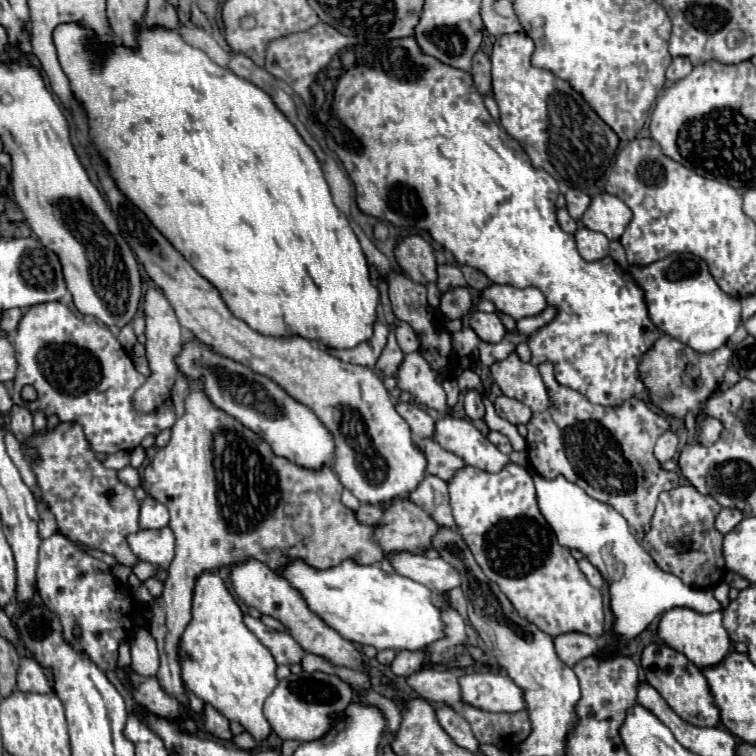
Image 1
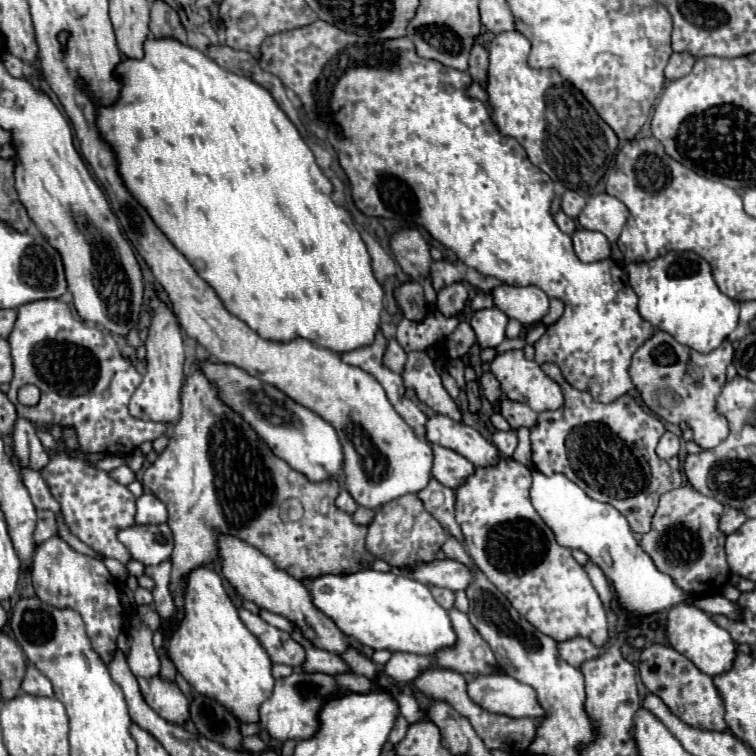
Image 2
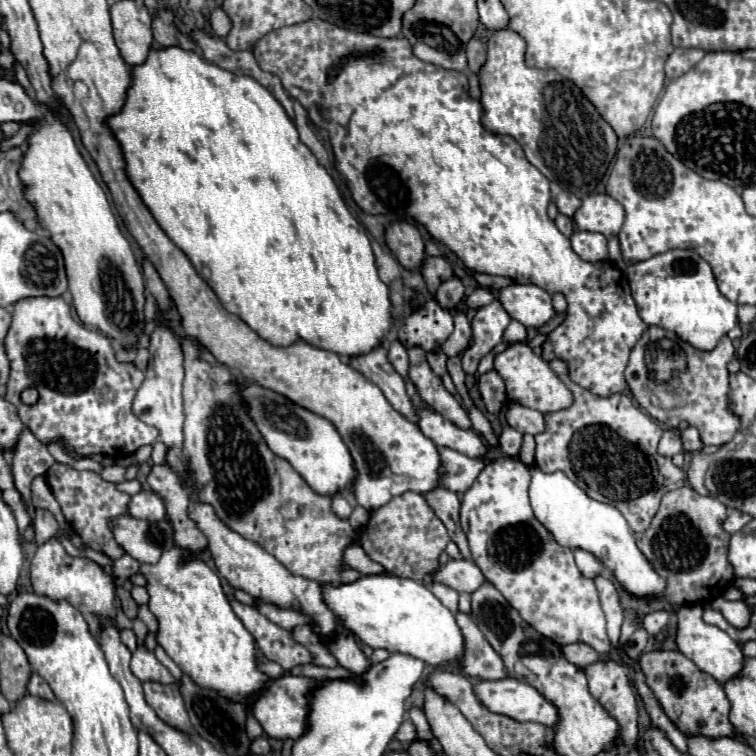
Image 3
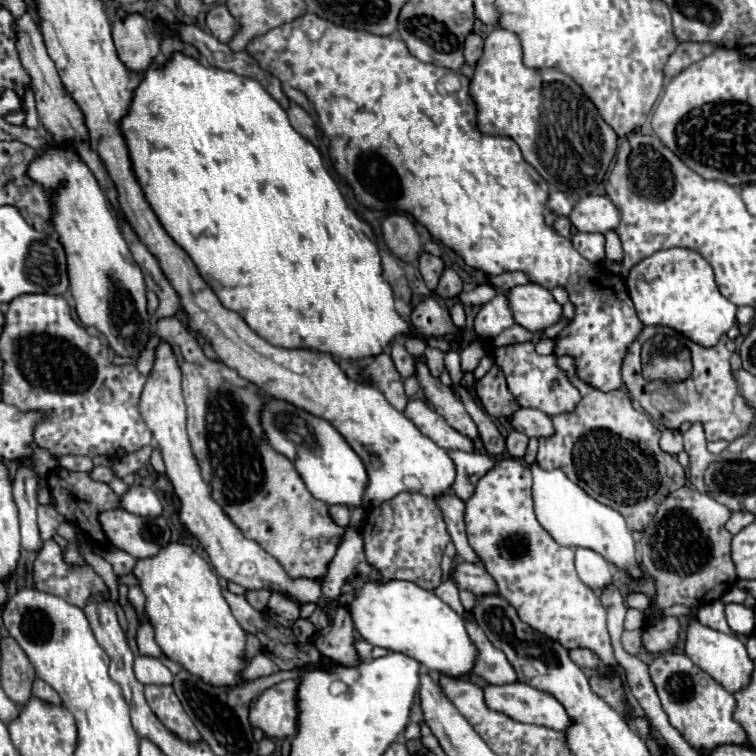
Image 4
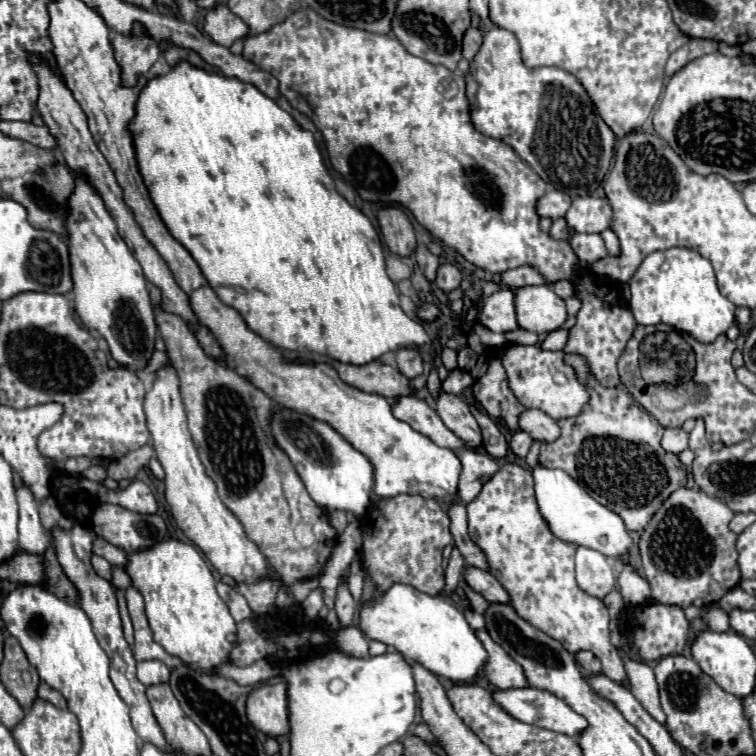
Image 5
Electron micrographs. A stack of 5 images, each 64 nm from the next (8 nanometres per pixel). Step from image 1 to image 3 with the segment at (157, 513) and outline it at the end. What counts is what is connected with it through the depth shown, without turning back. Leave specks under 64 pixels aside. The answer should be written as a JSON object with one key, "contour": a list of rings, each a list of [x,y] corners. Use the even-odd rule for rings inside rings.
{"contour":[[[142,490],[136,496],[132,496],[130,502],[130,516],[140,518],[140,520],[164,520],[166,518],[166,508],[158,494],[152,490]]]}

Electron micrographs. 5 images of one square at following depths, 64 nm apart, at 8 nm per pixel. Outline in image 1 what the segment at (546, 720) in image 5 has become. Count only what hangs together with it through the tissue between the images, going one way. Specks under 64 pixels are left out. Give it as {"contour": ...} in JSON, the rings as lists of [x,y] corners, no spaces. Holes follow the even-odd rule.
{"contour":[[[468,672],[460,676],[462,700],[486,712],[518,712],[526,708],[524,692],[500,672]]]}

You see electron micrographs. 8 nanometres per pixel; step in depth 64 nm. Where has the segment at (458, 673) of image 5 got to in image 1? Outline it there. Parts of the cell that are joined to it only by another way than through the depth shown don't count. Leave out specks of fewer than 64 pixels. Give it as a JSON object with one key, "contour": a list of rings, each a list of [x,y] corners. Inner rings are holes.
{"contour":[[[346,558],[334,568],[318,570],[304,560],[288,560],[276,574],[284,576],[304,596],[308,608],[350,642],[370,644],[376,650],[392,648],[414,652],[424,650],[430,642],[444,636],[444,622],[440,610],[432,604],[432,592],[424,584],[400,574],[388,574],[380,566],[364,566]]]}

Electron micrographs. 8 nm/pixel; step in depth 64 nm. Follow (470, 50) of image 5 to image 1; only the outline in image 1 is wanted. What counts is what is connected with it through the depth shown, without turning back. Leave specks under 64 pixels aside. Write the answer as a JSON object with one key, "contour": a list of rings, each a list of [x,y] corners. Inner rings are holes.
{"contour":[[[476,52],[472,60],[472,70],[470,70],[474,84],[480,94],[492,96],[492,76],[490,76],[490,58],[484,52]]]}

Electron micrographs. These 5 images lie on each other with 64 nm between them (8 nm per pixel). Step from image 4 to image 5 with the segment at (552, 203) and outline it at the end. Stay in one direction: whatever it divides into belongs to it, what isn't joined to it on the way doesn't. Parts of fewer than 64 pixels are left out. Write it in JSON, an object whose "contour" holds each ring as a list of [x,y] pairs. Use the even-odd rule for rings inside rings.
{"contour":[[[552,190],[538,200],[538,214],[548,216],[552,220],[564,216],[568,212],[568,208],[570,208],[570,196],[564,192],[558,192],[558,190]]]}

